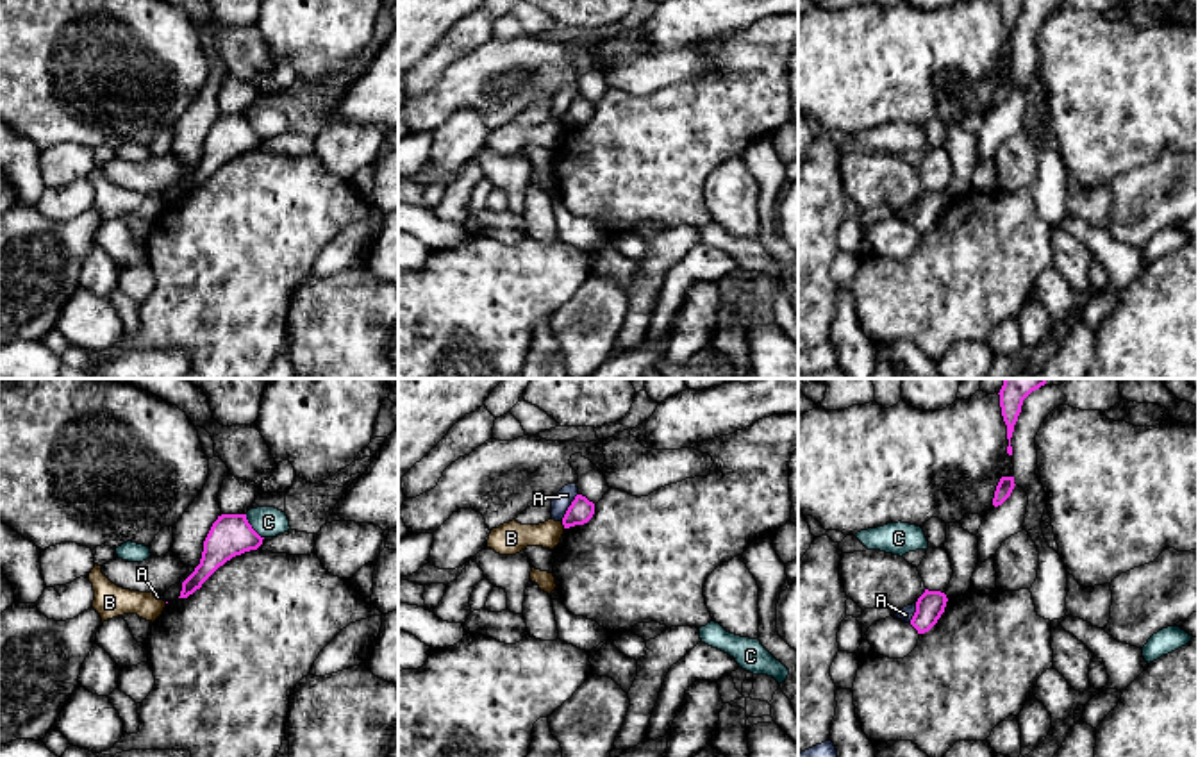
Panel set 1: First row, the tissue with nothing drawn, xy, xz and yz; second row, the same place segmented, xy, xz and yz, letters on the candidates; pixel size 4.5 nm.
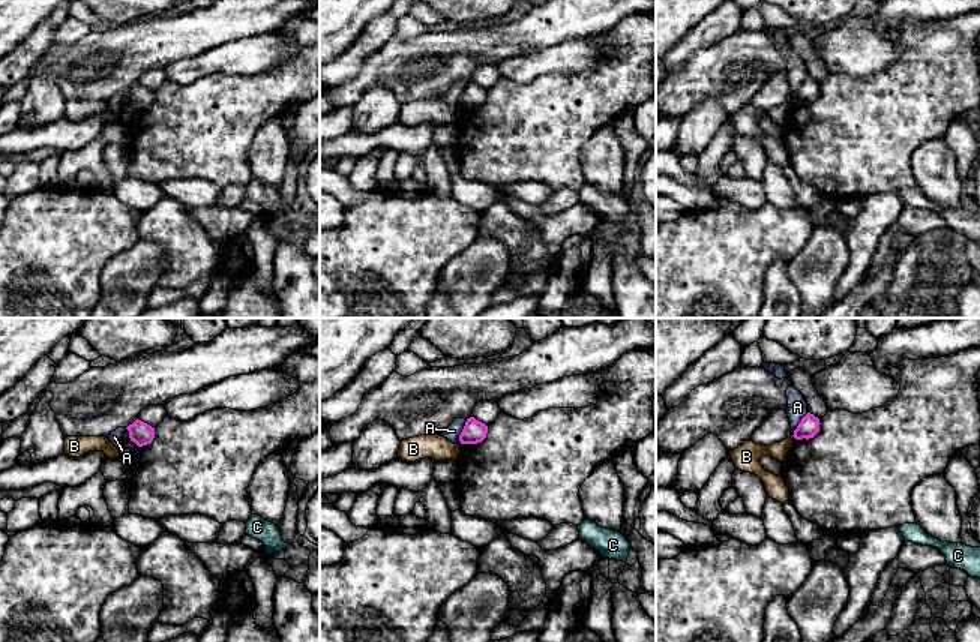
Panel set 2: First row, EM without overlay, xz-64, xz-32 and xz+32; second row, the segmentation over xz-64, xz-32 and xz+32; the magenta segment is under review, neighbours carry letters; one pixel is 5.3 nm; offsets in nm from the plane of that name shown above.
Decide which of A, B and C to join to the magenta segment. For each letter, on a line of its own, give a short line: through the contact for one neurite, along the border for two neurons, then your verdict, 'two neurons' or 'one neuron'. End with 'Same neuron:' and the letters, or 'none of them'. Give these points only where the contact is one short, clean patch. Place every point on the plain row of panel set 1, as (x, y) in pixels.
A: line xz (577, 93), (561, 120); two neurons
B: line xz (561, 122), (565, 127); two neurons
C: two neurons
Same neuron: none of them

